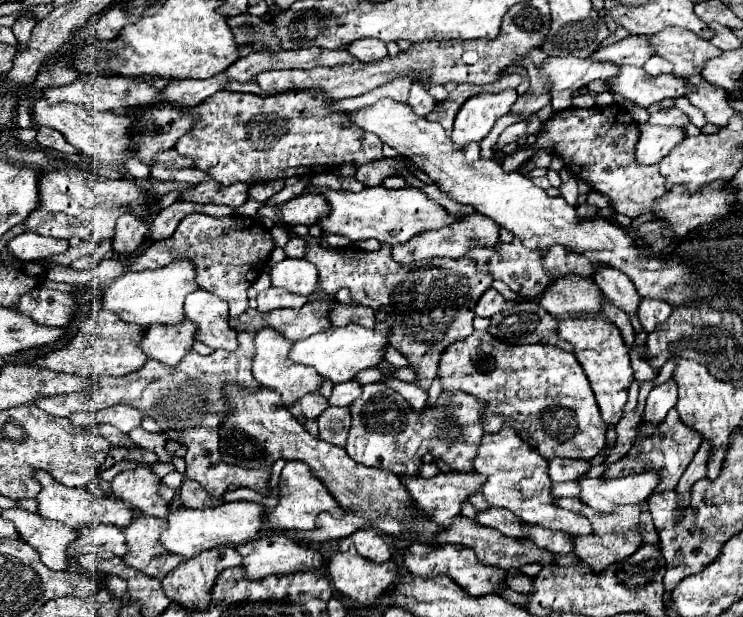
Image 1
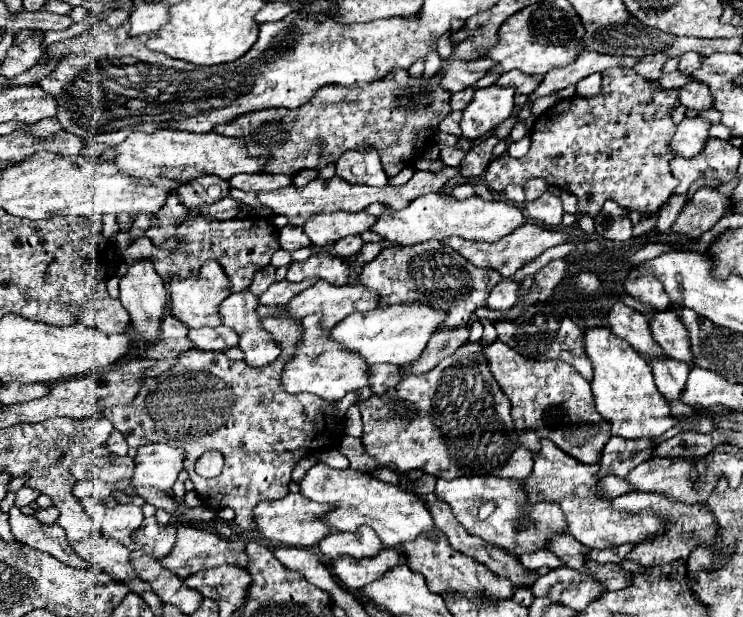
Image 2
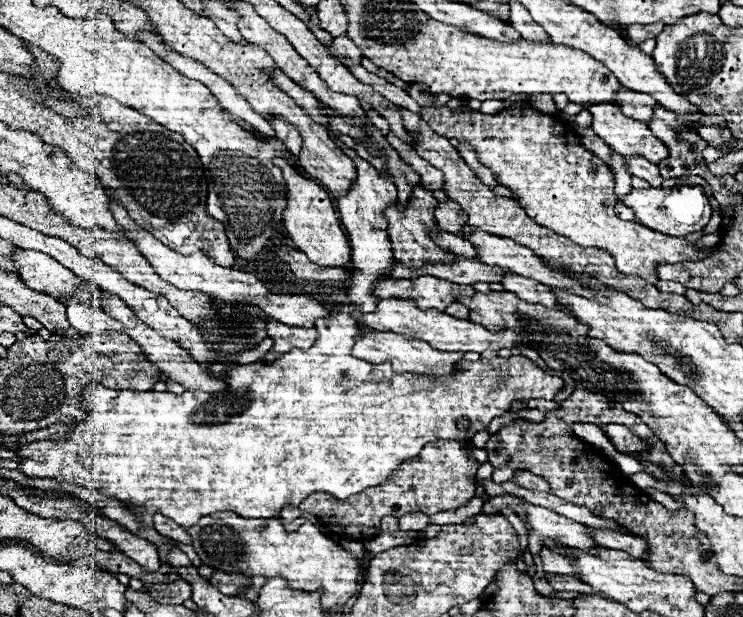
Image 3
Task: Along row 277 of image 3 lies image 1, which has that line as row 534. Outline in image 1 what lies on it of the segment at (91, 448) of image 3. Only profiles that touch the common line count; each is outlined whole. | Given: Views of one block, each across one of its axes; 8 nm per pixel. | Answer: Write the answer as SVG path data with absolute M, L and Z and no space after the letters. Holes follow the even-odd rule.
M360 530L338 542L340 550L348 550L350 546L354 546L364 558L376 564L388 562L392 558L392 548L388 544L388 538L376 530Z

